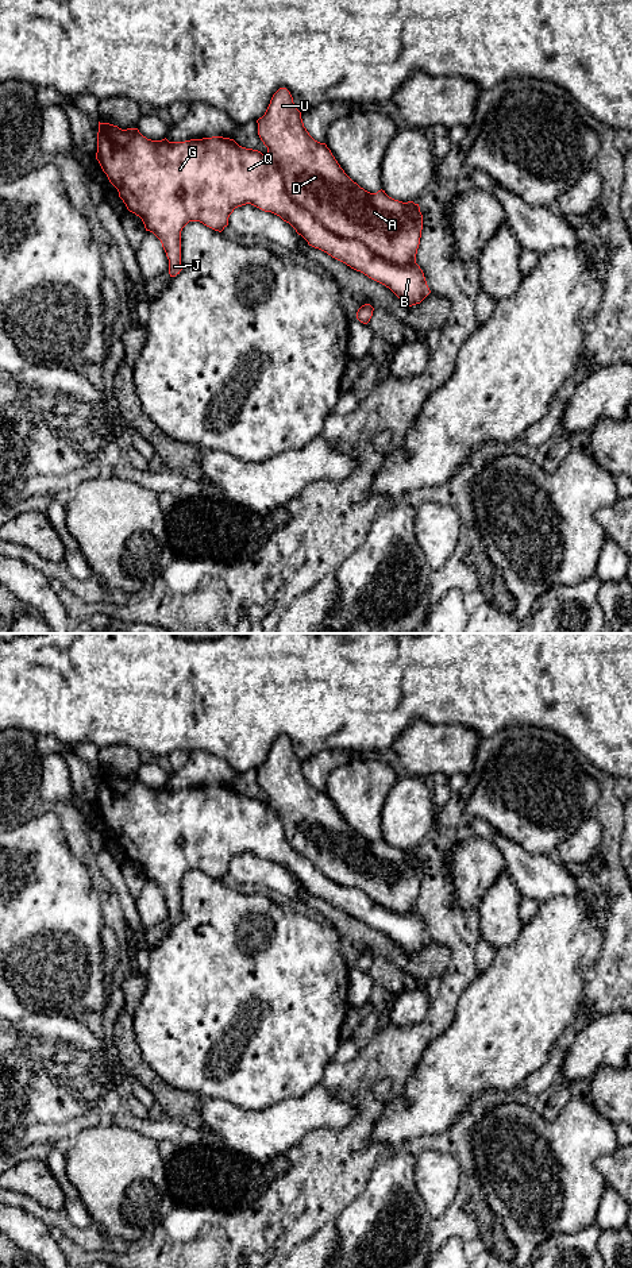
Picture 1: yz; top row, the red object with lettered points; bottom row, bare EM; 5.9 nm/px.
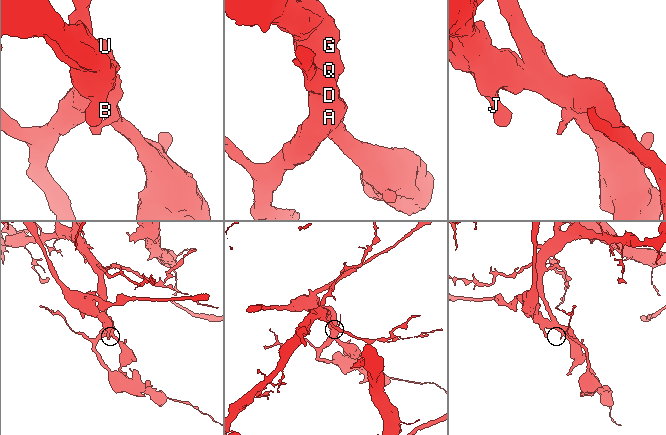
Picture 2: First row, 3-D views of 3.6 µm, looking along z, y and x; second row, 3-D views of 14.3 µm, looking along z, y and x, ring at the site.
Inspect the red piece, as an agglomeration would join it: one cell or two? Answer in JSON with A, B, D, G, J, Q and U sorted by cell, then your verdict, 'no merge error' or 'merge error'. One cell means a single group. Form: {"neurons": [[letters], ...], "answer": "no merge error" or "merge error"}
{"neurons": [["A", "D", "U"], ["B", "G", "J", "Q"]], "answer": "merge error"}

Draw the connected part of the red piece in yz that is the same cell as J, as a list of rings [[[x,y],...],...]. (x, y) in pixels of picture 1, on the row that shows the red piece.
[[[99,122],[96,159],[127,209],[139,216],[146,231],[161,240],[169,259],[170,277],[182,270],[181,231],[189,221],[200,221],[221,232],[235,208],[251,204],[280,216],[309,246],[385,285],[409,307],[420,304],[431,293],[417,263],[397,266],[375,255],[363,243],[331,232],[288,194],[280,169],[267,157],[239,146],[234,139],[212,136],[185,142],[169,142],[166,138],[151,140],[138,128],[122,130]]]

